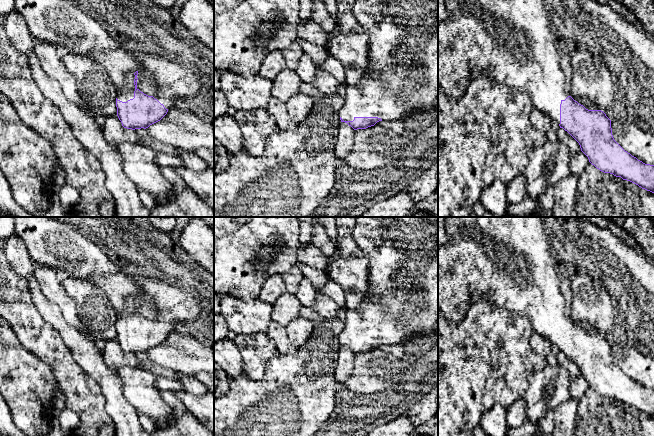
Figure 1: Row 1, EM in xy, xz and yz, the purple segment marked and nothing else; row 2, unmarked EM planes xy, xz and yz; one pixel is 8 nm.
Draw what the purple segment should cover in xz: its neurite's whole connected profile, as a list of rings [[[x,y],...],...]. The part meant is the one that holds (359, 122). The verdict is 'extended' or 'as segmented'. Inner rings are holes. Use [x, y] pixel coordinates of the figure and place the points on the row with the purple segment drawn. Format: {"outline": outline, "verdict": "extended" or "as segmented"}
{"outline": [[[355,0],[353,13],[359,24],[367,31],[369,36],[369,58],[367,71],[362,79],[356,85],[343,85],[345,89],[345,97],[343,106],[339,110],[341,122],[347,123],[354,130],[366,129],[374,126],[379,121],[400,121],[405,118],[410,118],[420,113],[434,111],[434,106],[438,103],[438,0]],[[401,47],[408,48],[416,61],[415,68],[409,68],[402,64],[398,54]]], "verdict": "extended"}

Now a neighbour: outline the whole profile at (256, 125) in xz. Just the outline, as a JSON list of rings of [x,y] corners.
[[[263,109],[237,110],[232,117],[240,127],[244,152],[256,156],[263,155],[267,138],[279,131],[268,112]]]

